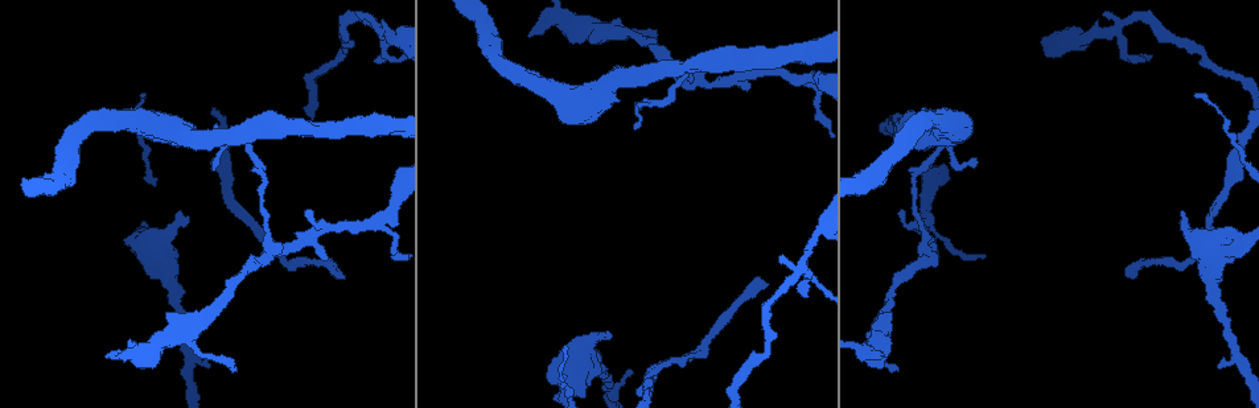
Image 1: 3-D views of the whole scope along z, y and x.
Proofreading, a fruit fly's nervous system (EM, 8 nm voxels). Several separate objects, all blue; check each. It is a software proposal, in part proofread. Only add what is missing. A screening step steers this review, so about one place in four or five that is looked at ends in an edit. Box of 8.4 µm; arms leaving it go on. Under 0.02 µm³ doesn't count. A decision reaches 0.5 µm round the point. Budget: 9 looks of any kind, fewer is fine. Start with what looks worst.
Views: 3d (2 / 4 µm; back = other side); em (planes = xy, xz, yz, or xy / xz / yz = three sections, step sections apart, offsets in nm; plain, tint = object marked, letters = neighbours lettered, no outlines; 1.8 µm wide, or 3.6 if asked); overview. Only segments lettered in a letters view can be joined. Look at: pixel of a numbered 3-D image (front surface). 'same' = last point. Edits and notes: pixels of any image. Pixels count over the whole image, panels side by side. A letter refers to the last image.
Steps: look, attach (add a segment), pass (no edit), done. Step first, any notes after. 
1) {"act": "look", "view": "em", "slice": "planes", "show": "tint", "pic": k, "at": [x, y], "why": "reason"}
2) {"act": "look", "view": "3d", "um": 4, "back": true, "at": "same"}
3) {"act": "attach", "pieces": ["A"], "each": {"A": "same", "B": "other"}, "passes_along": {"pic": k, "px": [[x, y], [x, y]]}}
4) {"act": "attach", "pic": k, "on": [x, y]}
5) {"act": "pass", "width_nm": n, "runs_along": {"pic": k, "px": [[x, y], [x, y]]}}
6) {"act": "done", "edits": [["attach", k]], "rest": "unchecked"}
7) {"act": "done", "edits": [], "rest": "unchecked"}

{"act": "look", "view": "em", "um": 3.6, "slice": "planes", "show": "letters", "pic": 1, "at": [1184, 217], "why": "branch stops here"}

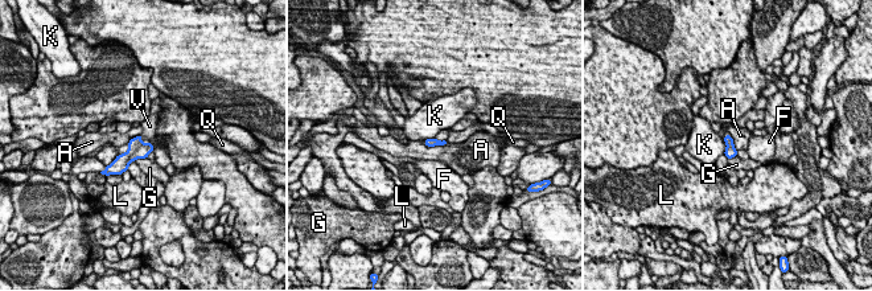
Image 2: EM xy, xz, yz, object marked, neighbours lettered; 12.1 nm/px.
{"act": "attach", "pic": 2, "on": [149, 126], "each": {"A": "other", "F": "other", "G": "other", "K": "other", "L": "other", "Q": "other", "V": "same"}, "passes_along": {"pic": 2, "px": [[136, 150], [143, 143], [149, 126]]}, "found": "it goes on there"}

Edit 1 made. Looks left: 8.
{"act": "look", "view": "overview"}

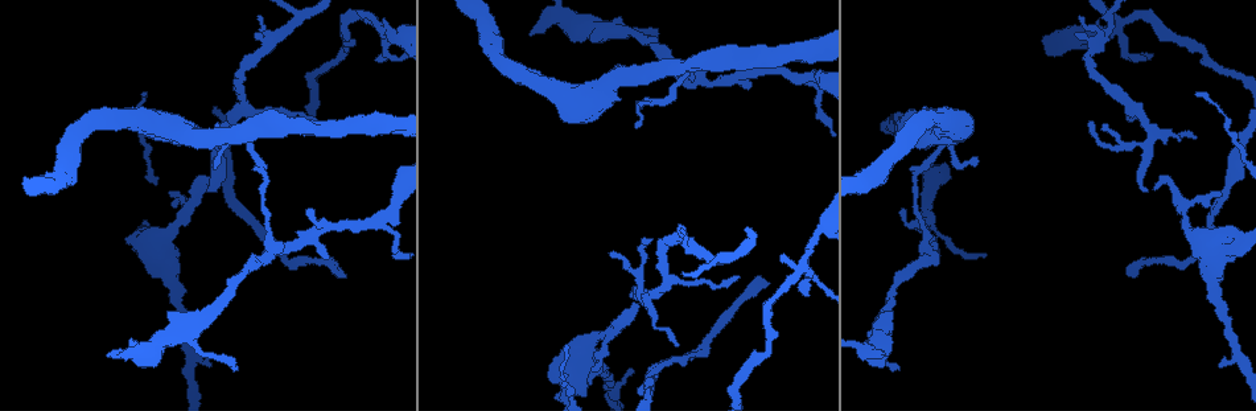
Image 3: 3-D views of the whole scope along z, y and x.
{"act": "look", "view": "3d", "um": 4, "pic": 3, "at": [327, 258], "why": "free end"}

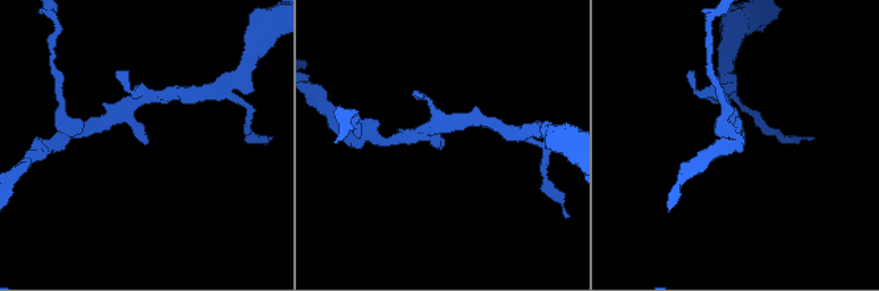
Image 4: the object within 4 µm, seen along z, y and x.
{"act": "look", "view": "em", "slice": "planes", "show": "plain", "pic": 4, "at": [146, 144], "why": "shape alone is not enough"}

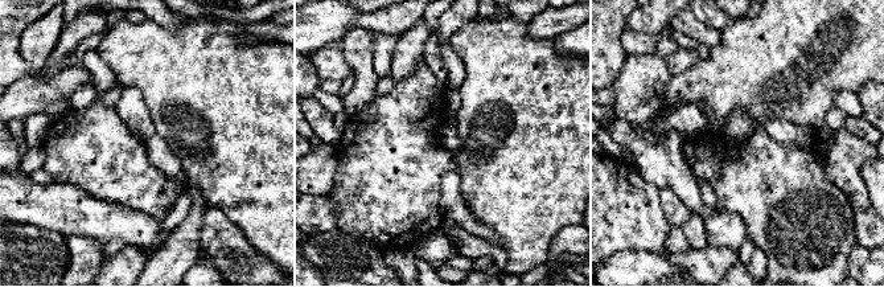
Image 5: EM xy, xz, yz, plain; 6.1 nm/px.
{"act": "look", "view": "em", "slice": "planes", "show": "letters", "at": "same"}

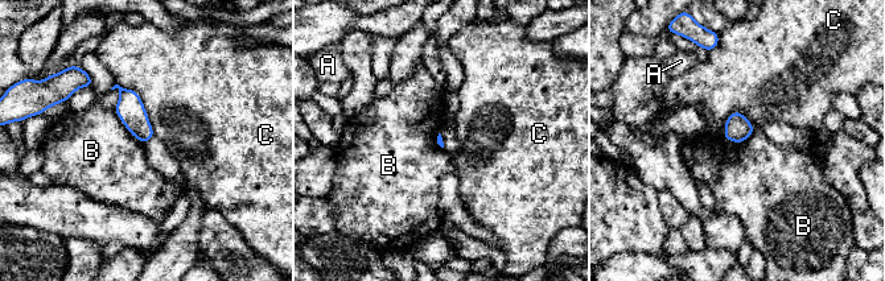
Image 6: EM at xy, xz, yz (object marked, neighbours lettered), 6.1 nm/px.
{"act": "pass", "each": {"A": "other", "B": "other", "C": "other"}, "border": {"pic": 6, "px": [[114, 108], [123, 125], [143, 144]]}, "found": "none of them fits"}

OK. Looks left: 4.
{"act": "look", "view": "em", "um": 3.6, "slice": "yz", "step": 4, "show": "tint", "pic": 3, "at": [383, 28], "why": "thick turns thin"}

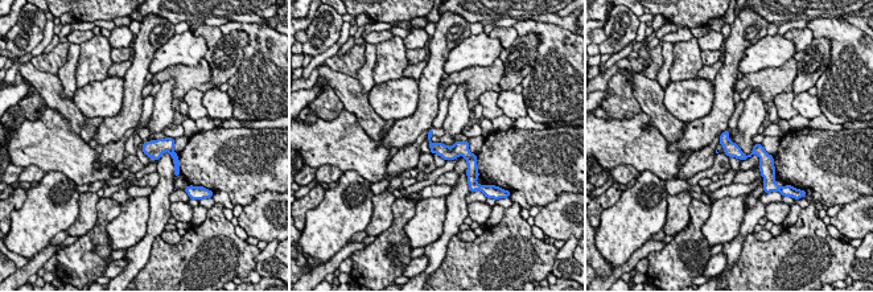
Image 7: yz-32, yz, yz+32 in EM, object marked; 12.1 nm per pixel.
{"act": "look", "view": "em", "um": 3.6, "slice": "planes", "show": "letters", "at": "same"}

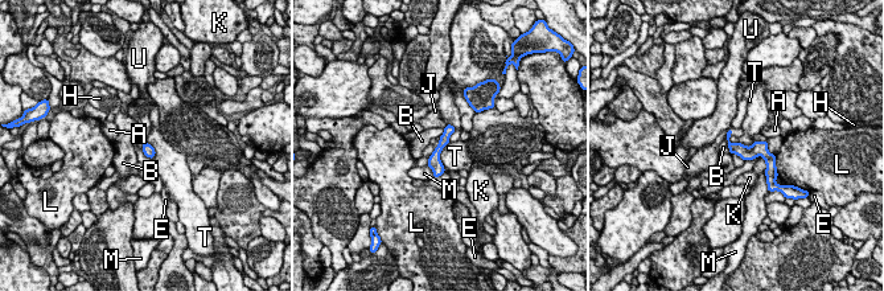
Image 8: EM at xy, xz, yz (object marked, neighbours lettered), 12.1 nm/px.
{"act": "pass", "each": {"A": "other", "B": "other", "E": "other", "H": "other", "J": "other", "K": "other", "L": "other", "M": "other", "T": "other", "U": "other"}, "runs_along": {"pic": 8, "px": [[449, 128], [436, 152], [436, 173]]}, "found": "no lettered segment goes on from it"}

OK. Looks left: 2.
{"act": "look", "view": "3d", "um": 2, "pic": 3, "at": [634, 127], "why": "an open end"}

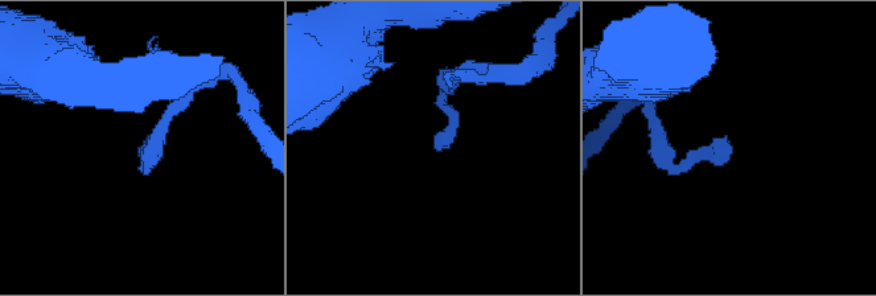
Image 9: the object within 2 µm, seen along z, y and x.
{"act": "look", "view": "em", "slice": "yz", "step": 4, "show": "letters", "pic": 9, "at": [730, 144]}

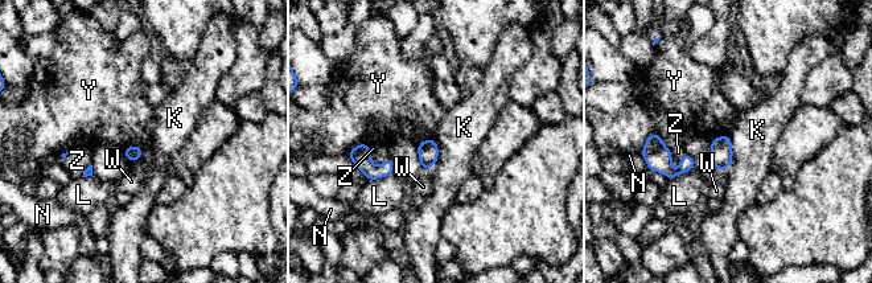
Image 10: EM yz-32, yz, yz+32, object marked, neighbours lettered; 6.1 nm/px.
{"act": "pass", "each": {"K": "other", "L": "other", "N": "other", "W": "other", "Y": "other", "Z": "other"}, "border": {"pic": 10, "px": [[728, 135], [732, 143], [729, 165]]}, "found": "none of them fits"}

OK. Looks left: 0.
{"act": "done", "edits": [["attach", 2]], "rest": "unchecked"}

